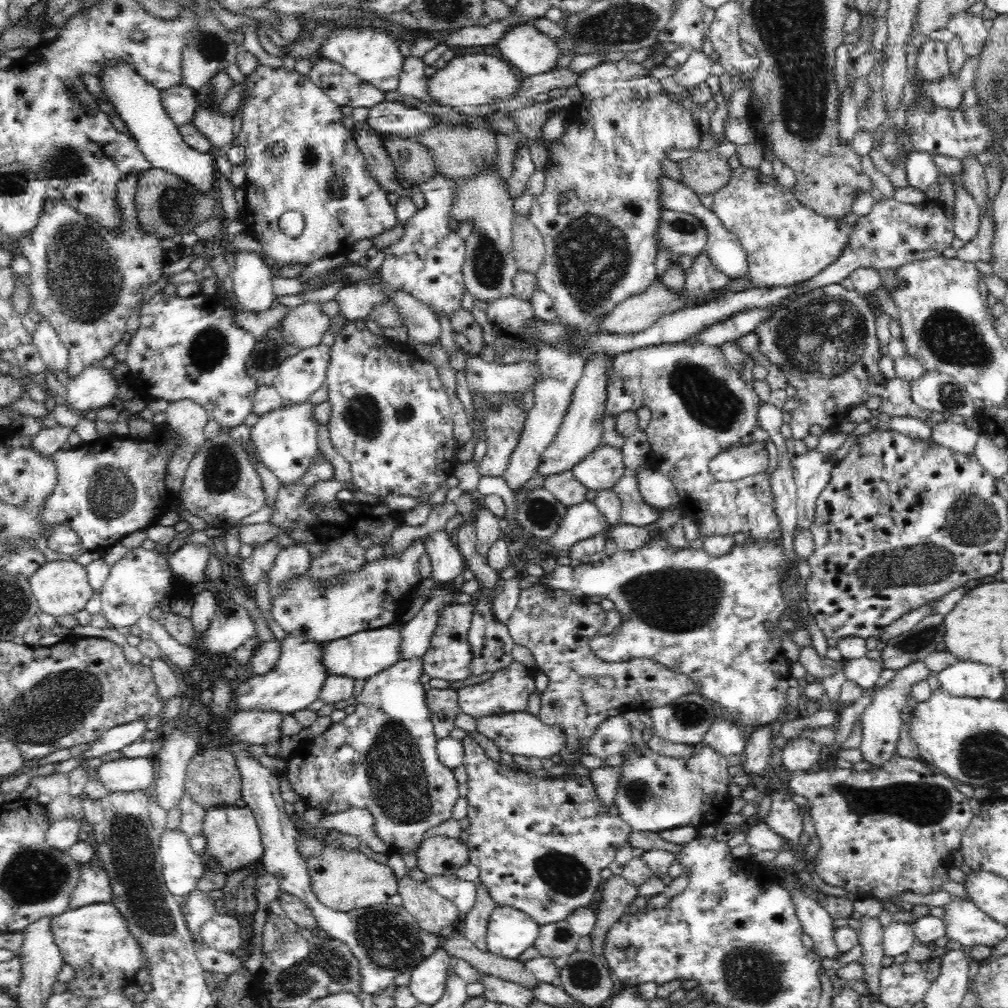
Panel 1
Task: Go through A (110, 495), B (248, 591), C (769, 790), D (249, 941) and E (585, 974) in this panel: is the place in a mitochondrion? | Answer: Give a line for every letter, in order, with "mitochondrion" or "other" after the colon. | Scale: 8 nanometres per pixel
A: mitochondrion
B: other
C: other
D: other
E: mitochondrion

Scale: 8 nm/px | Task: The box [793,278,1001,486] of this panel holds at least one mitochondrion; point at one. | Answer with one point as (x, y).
(949, 336)

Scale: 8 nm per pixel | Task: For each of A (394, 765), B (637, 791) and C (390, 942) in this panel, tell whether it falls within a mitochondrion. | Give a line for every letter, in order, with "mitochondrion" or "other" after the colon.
A: mitochondrion
B: mitochondrion
C: mitochondrion

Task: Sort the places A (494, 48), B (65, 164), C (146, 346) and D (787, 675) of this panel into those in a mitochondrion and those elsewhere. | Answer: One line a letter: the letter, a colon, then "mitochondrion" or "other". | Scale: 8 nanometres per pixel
A: other
B: mitochondrion
C: other
D: other

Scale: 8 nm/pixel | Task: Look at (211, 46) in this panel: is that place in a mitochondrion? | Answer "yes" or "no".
yes

